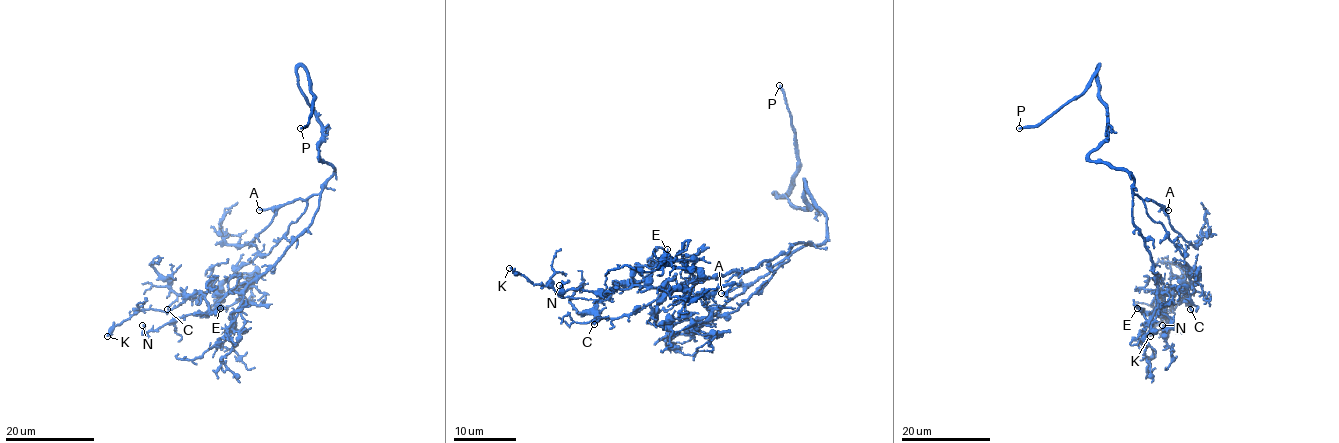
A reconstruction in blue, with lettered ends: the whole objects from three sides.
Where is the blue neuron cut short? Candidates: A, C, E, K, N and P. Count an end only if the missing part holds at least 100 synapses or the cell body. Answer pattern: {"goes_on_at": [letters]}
{"goes_on_at": ["A", "P"]}

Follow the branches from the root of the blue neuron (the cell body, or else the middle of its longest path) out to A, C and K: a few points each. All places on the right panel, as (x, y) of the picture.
A: (1132, 205), (1132, 195), (1135, 194), (1168, 210)
C: (1132, 205), (1132, 222), (1149, 251), (1158, 290), (1166, 294), (1175, 290), (1183, 299), (1187, 296), (1190, 309)
K: (1132, 205), (1132, 222), (1164, 299), (1164, 311), (1156, 309), (1159, 294), (1173, 308), (1150, 336)

